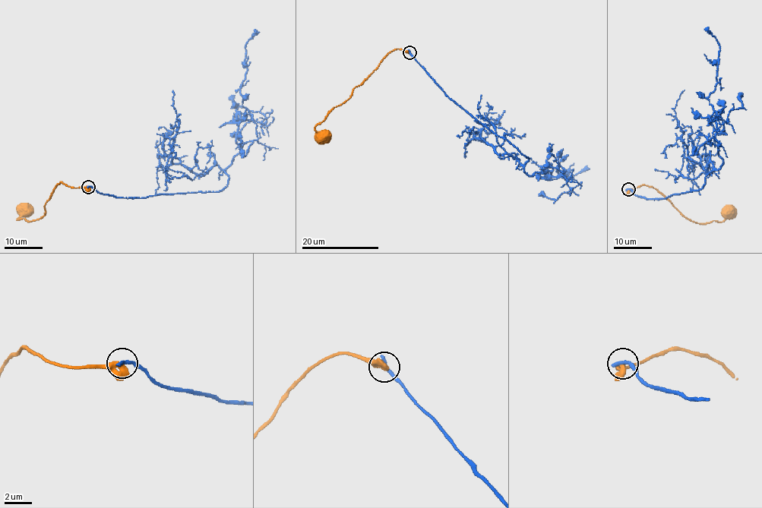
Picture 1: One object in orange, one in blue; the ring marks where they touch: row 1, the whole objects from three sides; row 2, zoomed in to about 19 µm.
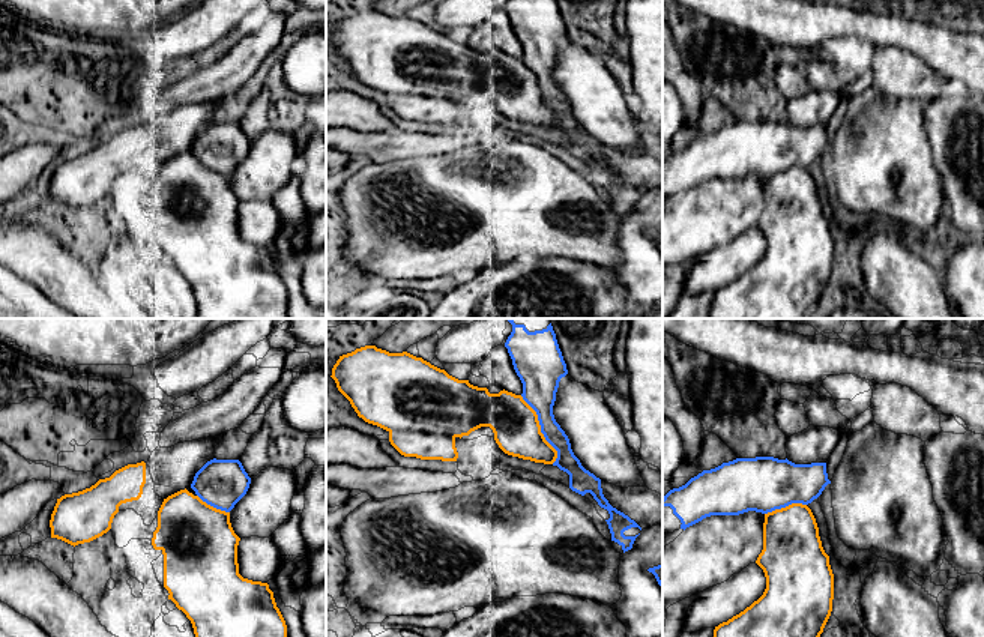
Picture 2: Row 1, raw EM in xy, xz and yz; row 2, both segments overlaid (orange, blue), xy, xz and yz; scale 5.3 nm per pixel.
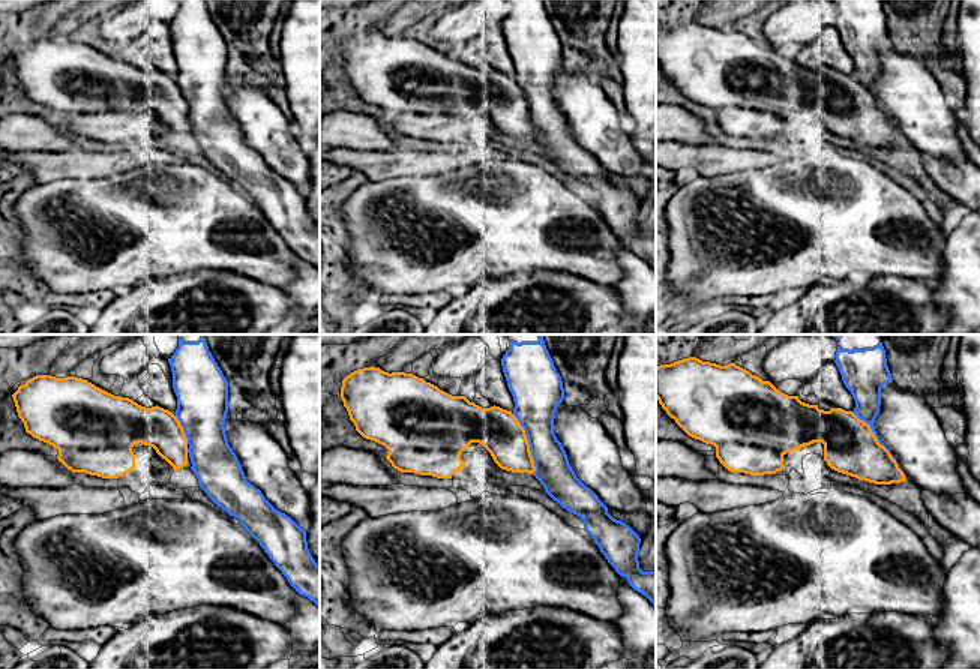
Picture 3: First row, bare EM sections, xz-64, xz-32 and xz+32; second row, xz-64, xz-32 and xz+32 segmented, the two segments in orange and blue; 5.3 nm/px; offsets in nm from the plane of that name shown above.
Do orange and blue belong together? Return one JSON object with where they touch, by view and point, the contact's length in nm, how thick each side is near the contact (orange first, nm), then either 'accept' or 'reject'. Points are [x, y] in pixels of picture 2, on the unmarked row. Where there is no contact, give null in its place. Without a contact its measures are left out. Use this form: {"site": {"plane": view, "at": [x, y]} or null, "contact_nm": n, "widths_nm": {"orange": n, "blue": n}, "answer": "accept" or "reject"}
{"site": {"plane": "xz", "at": [540, 93]}, "contact_nm": 400, "widths_nm": {"orange": 260, "blue": 190}, "answer": "reject"}

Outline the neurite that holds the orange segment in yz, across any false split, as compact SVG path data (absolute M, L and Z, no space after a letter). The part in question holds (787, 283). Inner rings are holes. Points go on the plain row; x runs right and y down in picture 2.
M802 167L765 177L763 213L756 227L763 233L763 258L714 293L709 318L807 318L832 275L834 237L822 210L811 173Z

